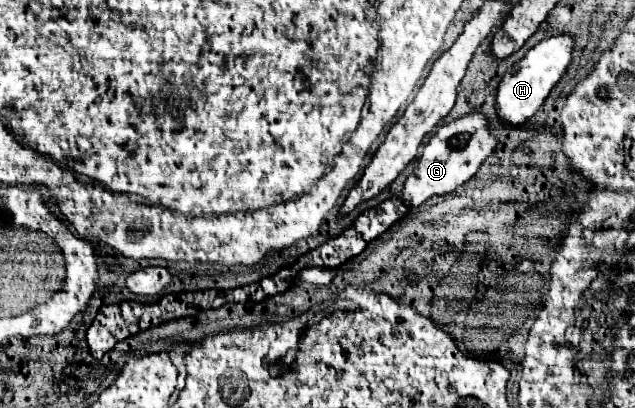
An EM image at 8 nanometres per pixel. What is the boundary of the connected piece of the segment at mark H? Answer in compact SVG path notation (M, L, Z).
M568 34L552 36L548 40L538 42L532 50L528 50L528 54L518 64L514 64L500 80L498 94L496 94L498 116L512 126L518 126L518 124L524 124L526 120L530 120L532 114L536 114L542 108L542 104L550 96L552 88L566 74L566 70L572 62L572 50L574 50L574 38Z

